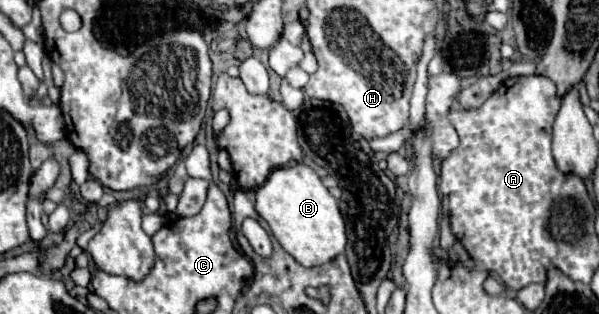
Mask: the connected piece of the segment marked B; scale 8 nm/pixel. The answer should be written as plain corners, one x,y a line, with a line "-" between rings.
305,164
277,168
267,182
257,188
255,210
269,224
281,248
305,268
321,266
345,252
347,234
339,204
323,186
321,178

